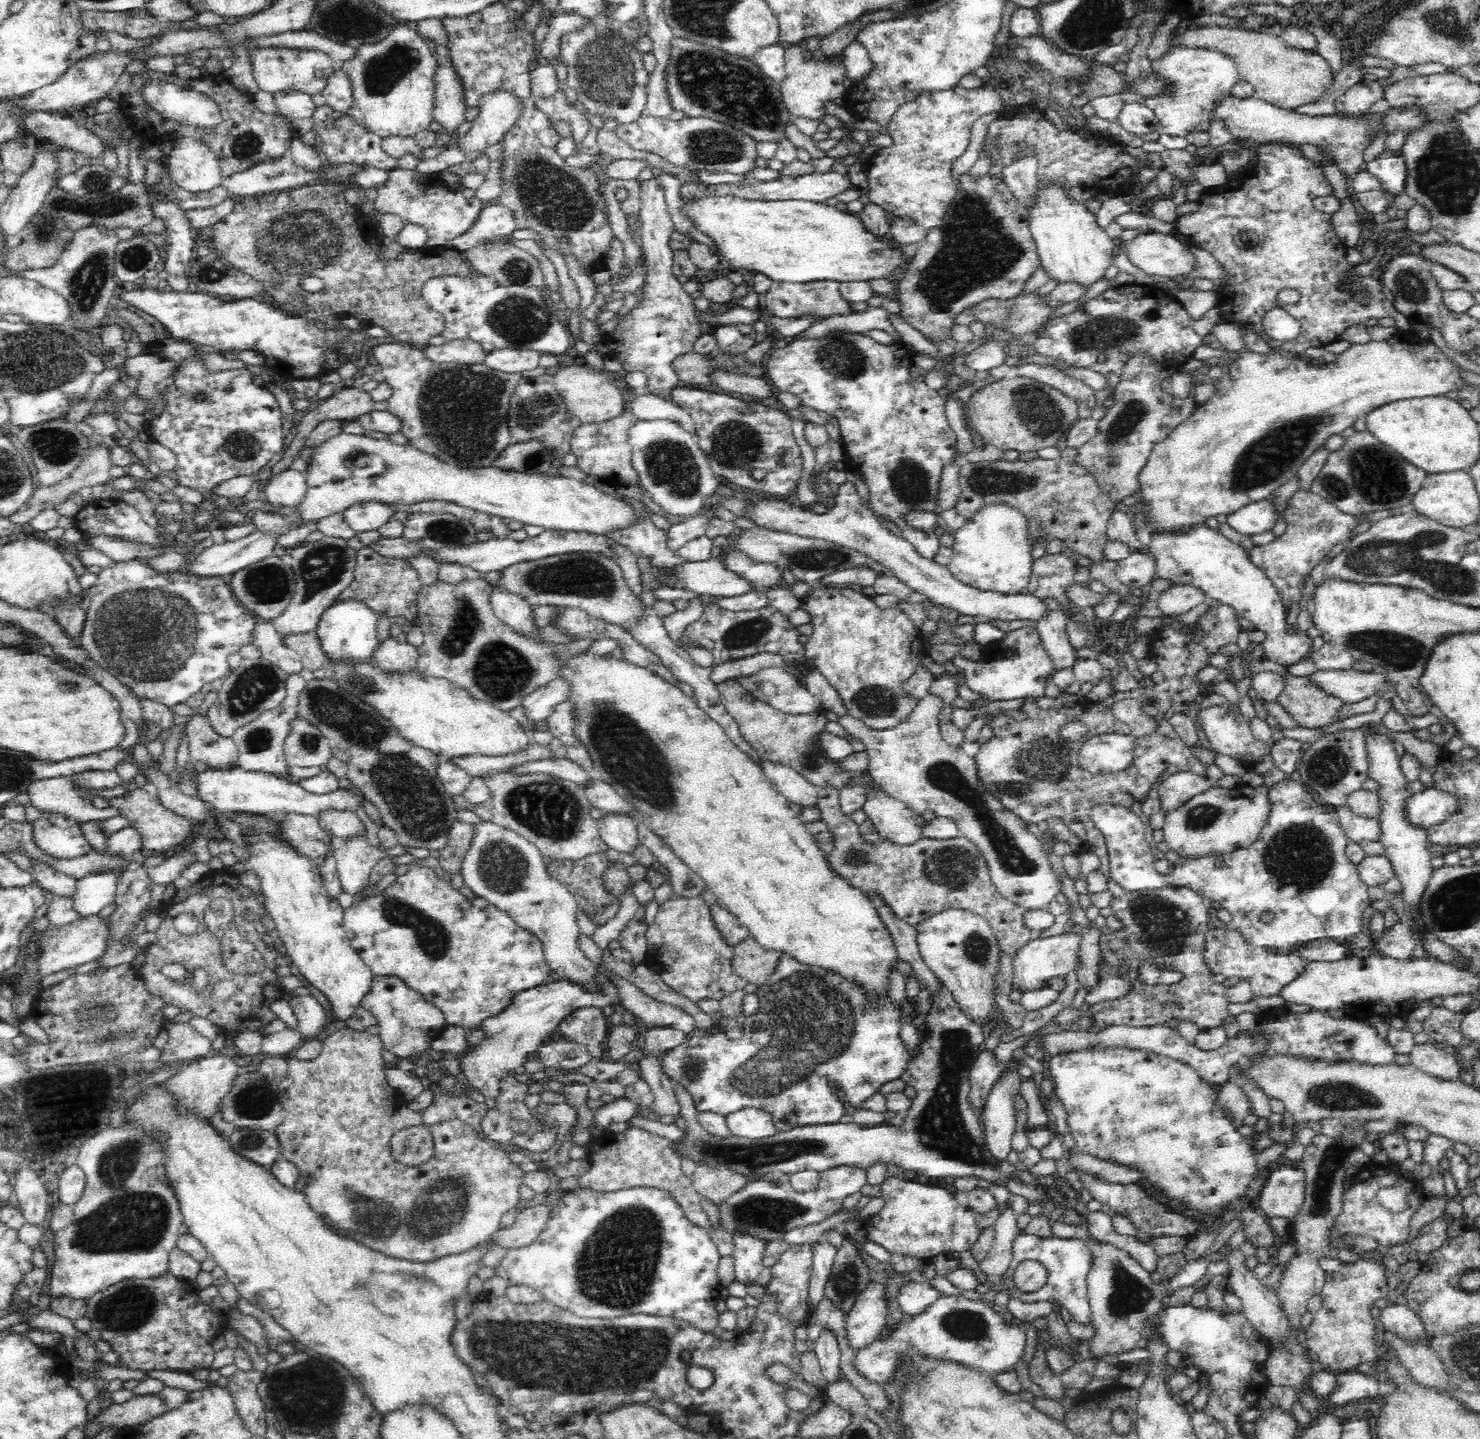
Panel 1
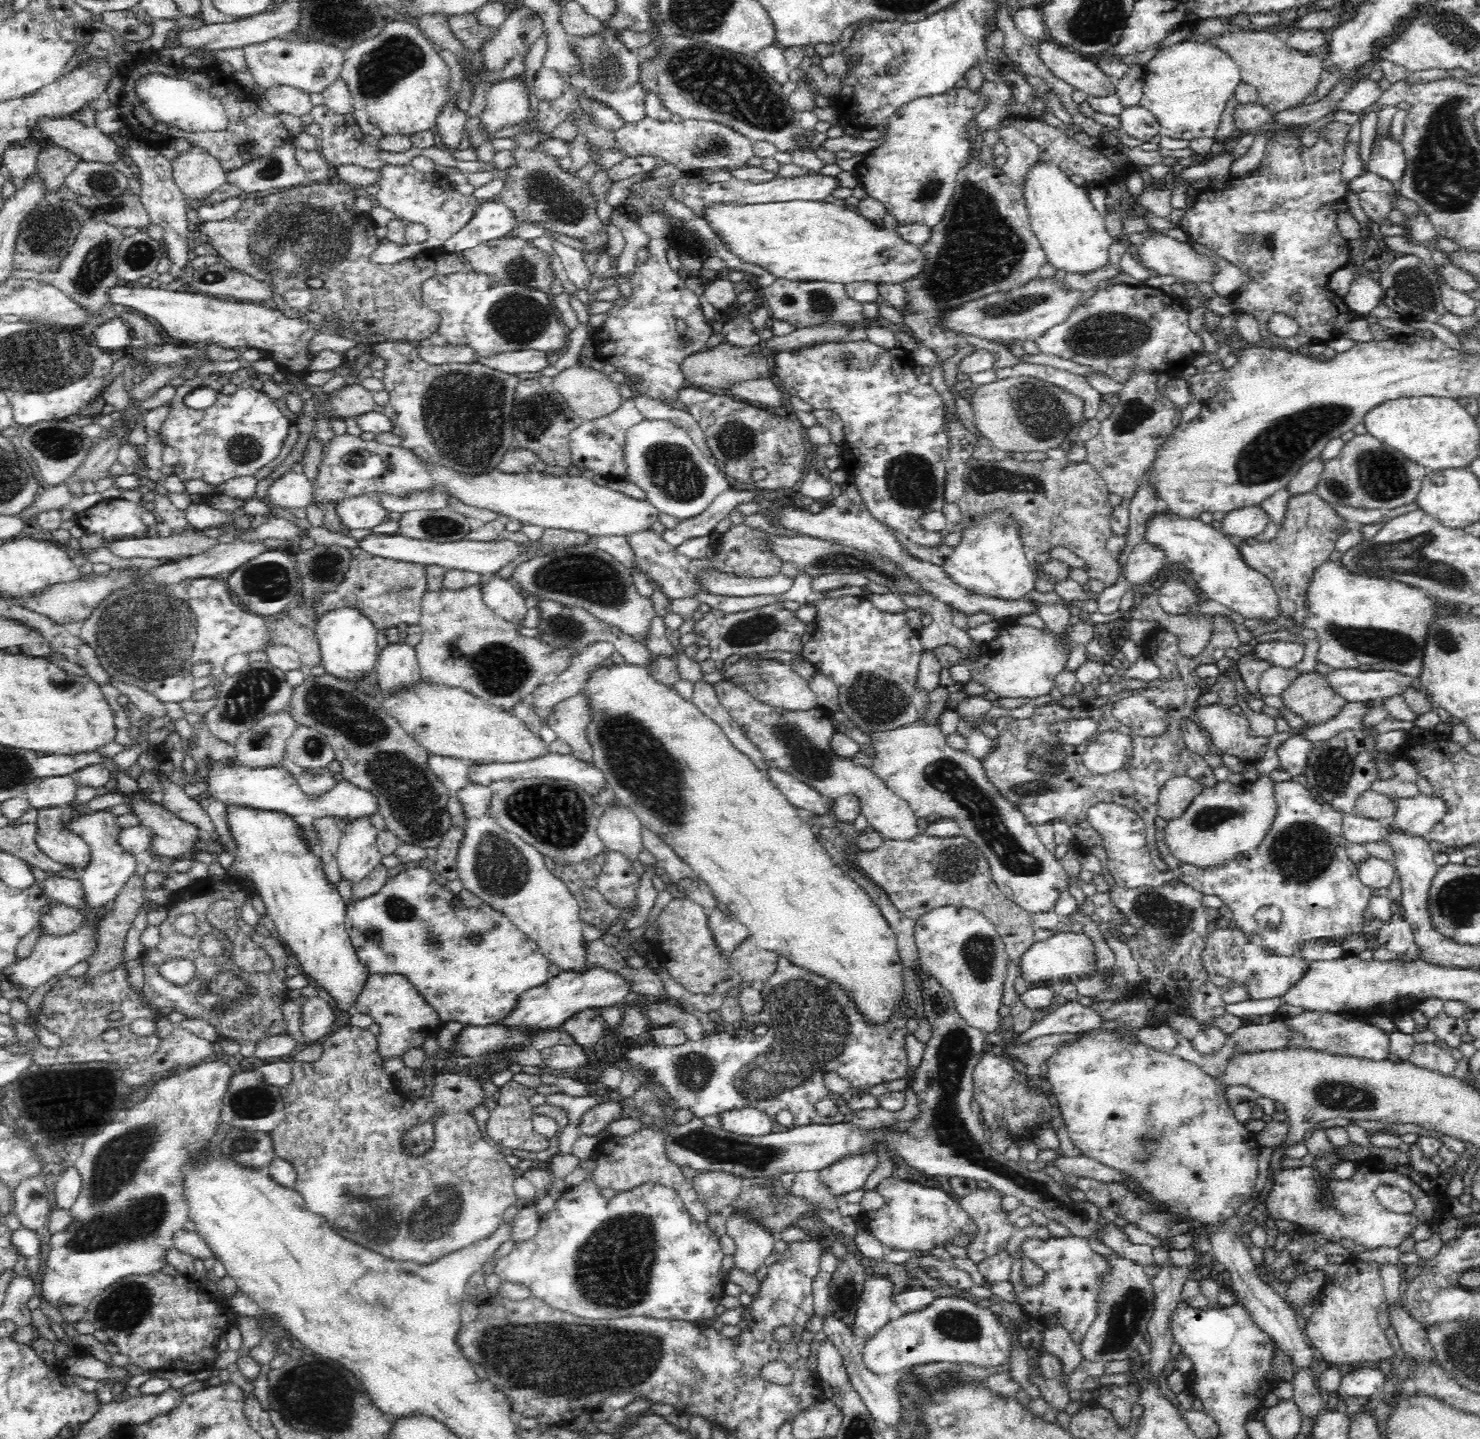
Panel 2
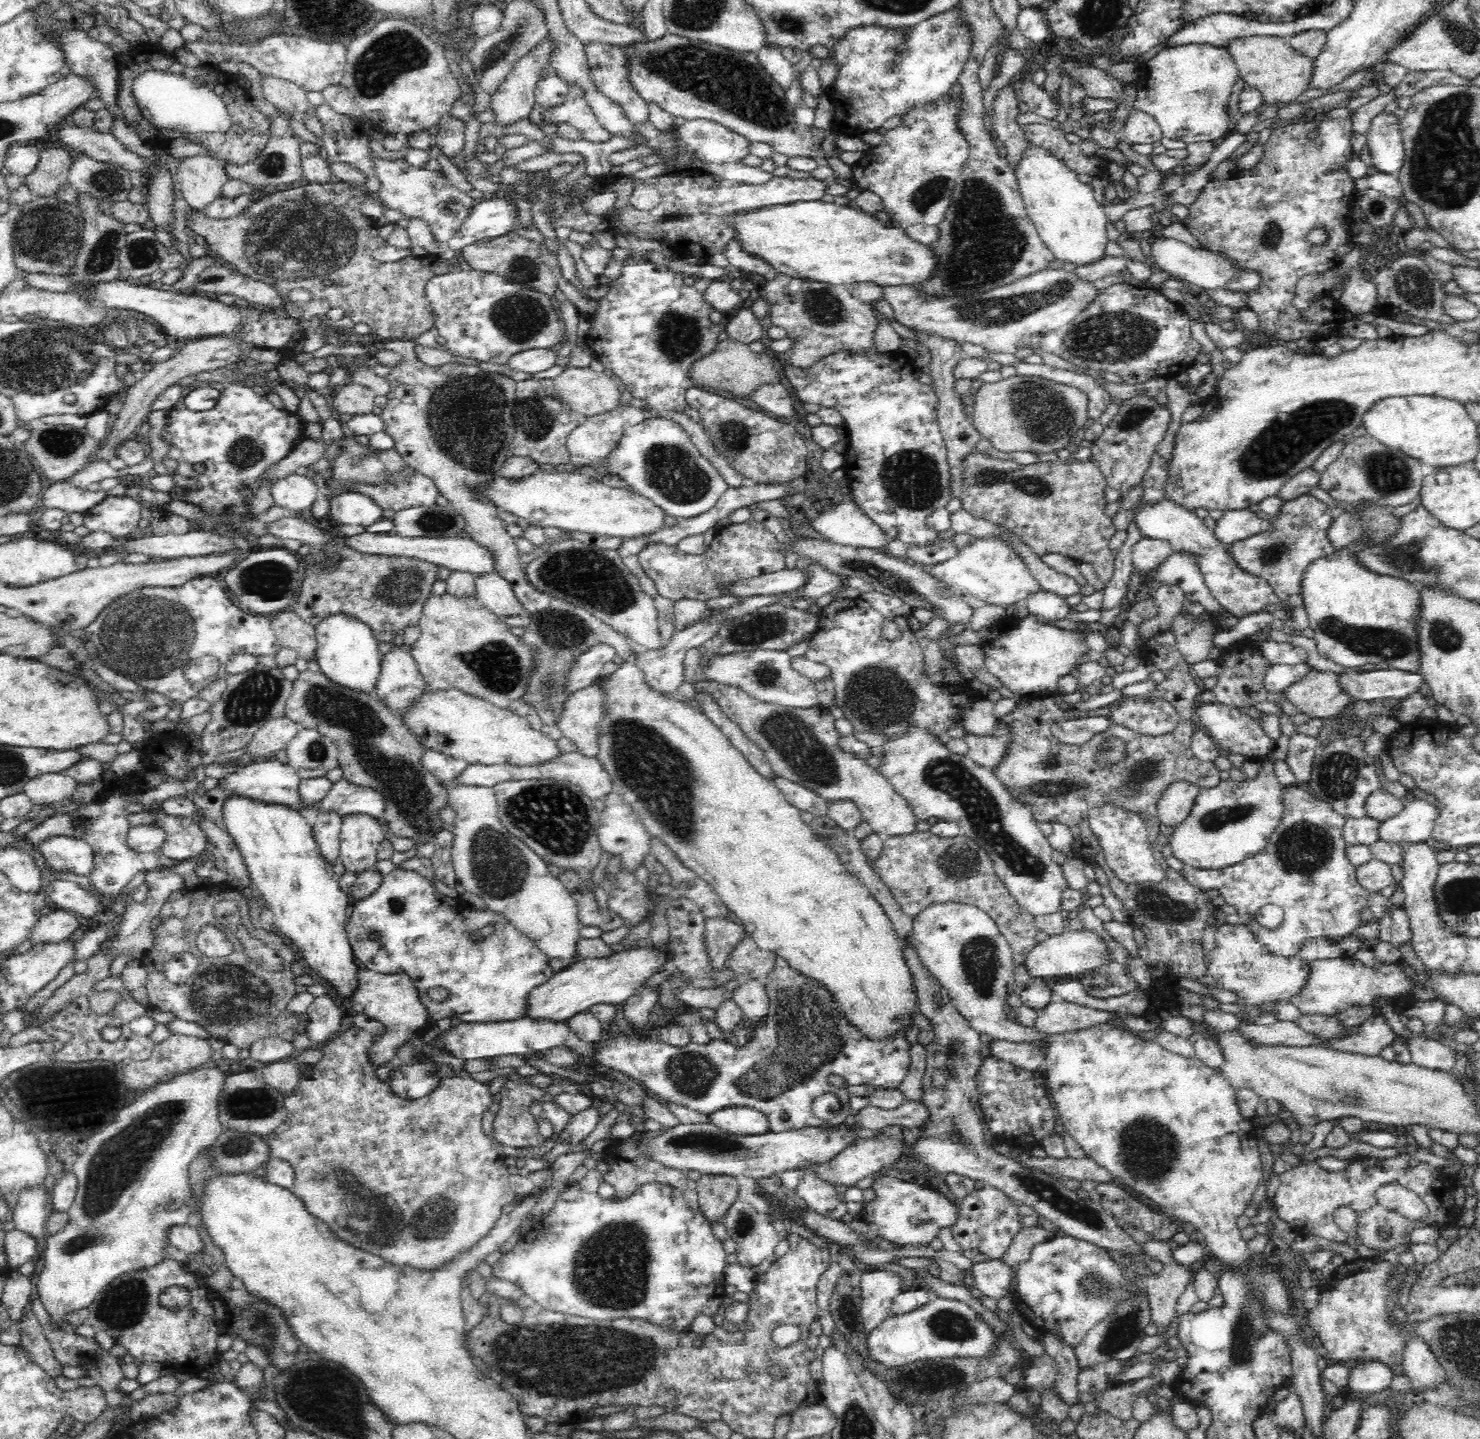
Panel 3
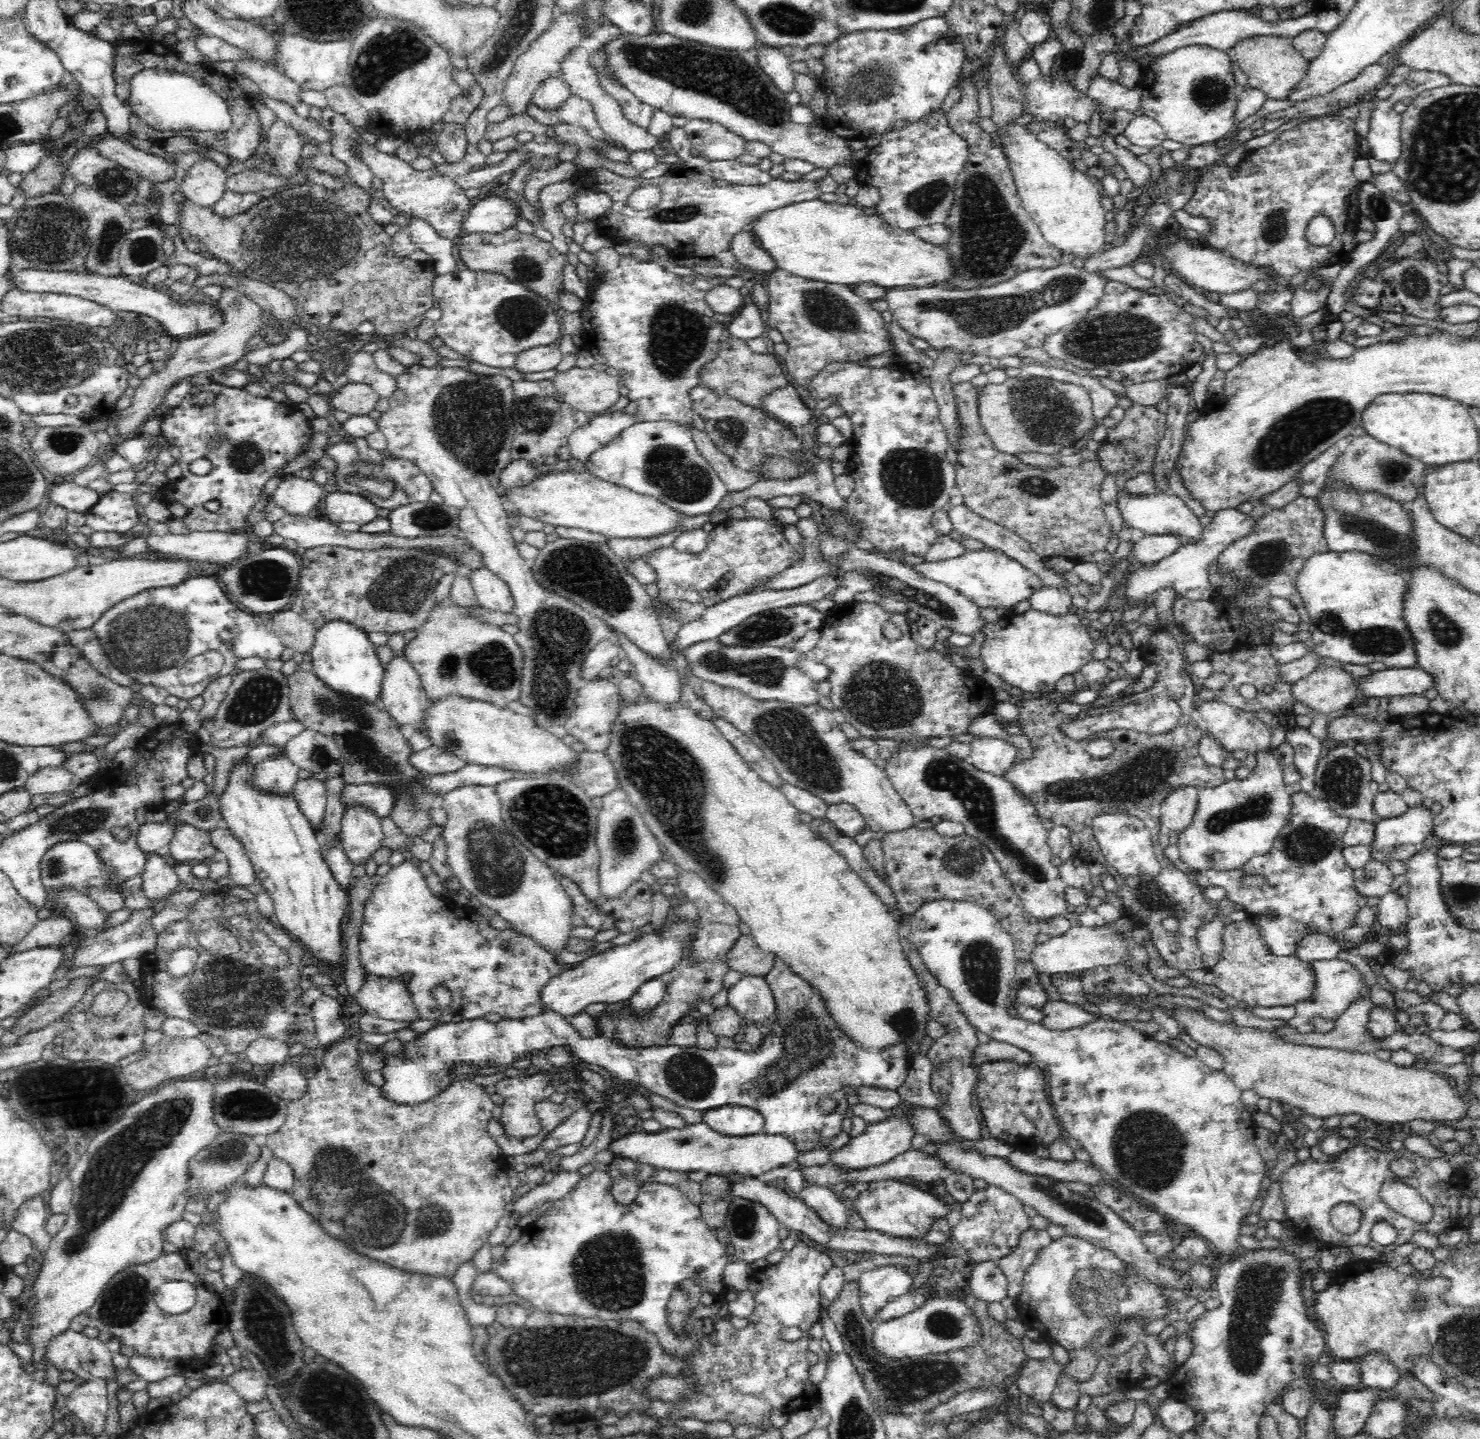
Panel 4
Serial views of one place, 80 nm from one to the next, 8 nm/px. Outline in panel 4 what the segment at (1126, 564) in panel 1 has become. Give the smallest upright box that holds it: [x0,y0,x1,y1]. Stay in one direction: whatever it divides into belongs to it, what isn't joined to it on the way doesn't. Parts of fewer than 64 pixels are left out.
[1132,535,1180,566]

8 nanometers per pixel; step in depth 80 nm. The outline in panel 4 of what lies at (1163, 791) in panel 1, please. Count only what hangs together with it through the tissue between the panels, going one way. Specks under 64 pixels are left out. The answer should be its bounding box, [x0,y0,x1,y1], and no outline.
[1160,786,1199,832]

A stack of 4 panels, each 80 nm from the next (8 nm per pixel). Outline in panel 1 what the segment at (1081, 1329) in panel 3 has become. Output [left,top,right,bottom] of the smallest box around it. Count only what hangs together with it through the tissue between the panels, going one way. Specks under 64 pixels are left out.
[1001,1233,1092,1324]

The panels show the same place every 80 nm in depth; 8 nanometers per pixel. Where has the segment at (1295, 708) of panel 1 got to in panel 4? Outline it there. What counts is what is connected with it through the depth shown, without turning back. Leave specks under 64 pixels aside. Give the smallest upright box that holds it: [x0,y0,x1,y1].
[1291,666,1358,717]

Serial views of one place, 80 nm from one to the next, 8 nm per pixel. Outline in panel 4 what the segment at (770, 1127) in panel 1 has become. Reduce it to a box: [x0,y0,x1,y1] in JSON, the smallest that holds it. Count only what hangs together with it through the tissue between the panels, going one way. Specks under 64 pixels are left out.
[702,1106,764,1136]

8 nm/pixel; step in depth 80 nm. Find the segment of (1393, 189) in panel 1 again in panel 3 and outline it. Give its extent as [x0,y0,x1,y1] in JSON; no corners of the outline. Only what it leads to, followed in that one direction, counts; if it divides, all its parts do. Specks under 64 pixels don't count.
[1365,111,1405,177]

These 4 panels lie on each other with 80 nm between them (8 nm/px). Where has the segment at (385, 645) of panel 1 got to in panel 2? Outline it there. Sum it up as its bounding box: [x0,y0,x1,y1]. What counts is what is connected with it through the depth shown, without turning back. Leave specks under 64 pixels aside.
[373,643,421,691]

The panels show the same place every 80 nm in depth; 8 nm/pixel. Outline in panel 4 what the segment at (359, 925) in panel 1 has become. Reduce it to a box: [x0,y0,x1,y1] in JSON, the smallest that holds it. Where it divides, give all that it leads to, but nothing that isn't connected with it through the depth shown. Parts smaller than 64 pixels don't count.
[357,860,564,1020]

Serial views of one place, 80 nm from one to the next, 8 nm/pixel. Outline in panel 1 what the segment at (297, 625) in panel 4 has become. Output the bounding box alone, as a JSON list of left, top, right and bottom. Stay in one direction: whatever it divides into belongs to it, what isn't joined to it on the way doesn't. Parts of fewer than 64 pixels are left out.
[282,631,325,672]

